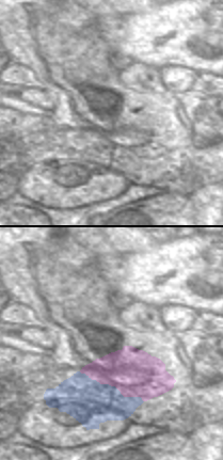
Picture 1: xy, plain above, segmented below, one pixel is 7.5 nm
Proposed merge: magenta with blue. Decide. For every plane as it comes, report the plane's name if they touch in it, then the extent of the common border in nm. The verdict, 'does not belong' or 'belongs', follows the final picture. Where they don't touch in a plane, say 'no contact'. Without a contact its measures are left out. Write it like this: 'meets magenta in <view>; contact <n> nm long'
meets magenta in xy; contact 550 nm long

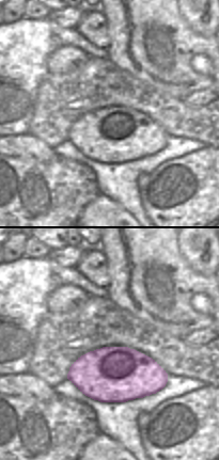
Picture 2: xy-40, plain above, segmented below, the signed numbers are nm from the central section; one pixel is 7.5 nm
no contact

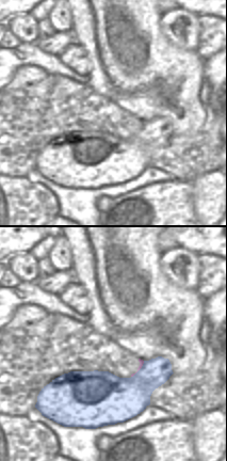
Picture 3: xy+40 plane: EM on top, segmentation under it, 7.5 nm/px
meets magenta in xy+40; contact 160 nm long

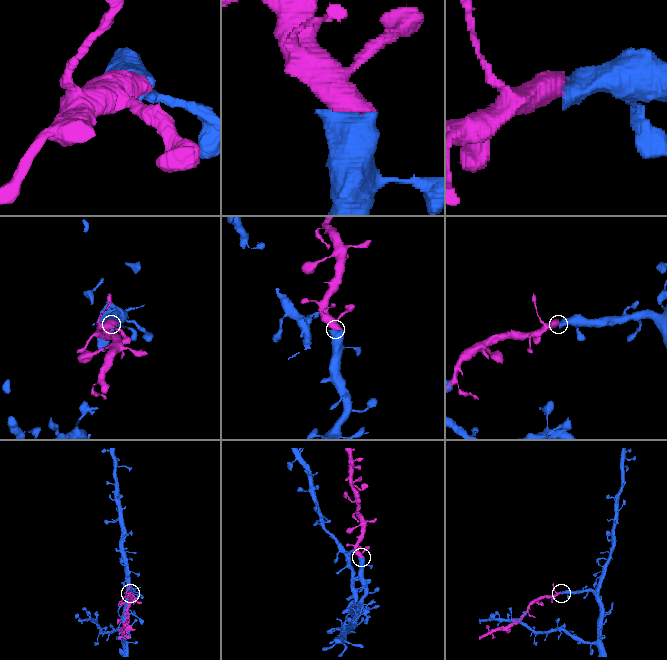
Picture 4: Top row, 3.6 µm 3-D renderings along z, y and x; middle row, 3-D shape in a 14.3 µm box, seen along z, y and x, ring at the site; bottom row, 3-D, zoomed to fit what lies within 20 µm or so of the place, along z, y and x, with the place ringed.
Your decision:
belongs

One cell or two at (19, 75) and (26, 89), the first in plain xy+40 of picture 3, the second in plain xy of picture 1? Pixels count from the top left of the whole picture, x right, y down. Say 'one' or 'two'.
two

